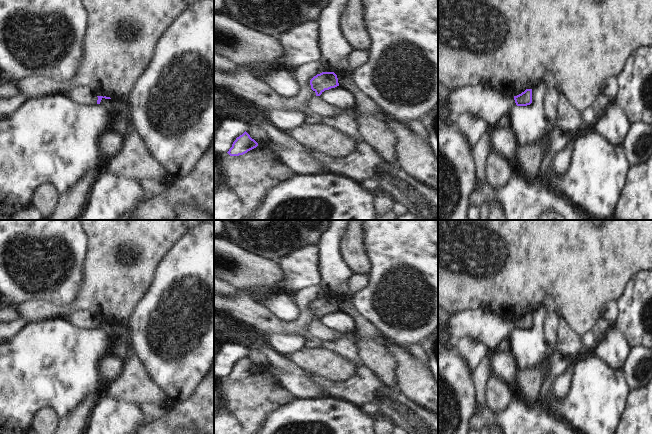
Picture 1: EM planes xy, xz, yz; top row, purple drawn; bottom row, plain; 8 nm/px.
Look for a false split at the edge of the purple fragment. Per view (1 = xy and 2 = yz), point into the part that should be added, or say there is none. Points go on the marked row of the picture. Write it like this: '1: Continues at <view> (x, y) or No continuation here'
1: No continuation here
2: No continuation here

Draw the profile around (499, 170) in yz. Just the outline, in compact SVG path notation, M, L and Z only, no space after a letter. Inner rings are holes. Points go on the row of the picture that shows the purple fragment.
M491 150L486 159L486 183L495 189L504 187L516 171L516 162L512 162Z

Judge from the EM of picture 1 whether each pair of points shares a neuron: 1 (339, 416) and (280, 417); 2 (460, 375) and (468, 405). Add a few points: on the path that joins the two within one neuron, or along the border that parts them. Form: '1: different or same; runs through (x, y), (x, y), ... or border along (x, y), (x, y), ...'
1: same; runs through (324, 417), (295, 417)
2: same; runs through (460, 382), (461, 398)

